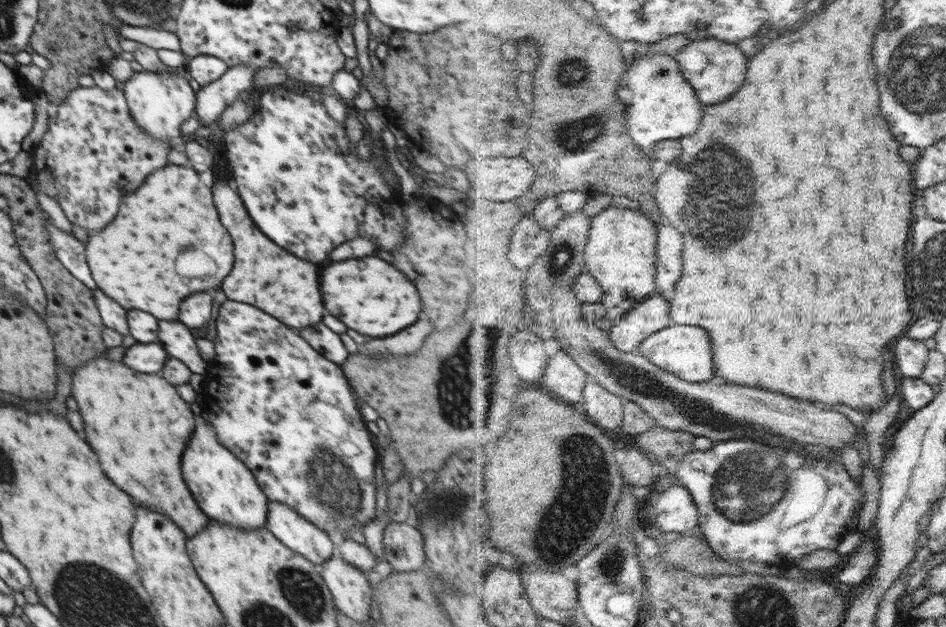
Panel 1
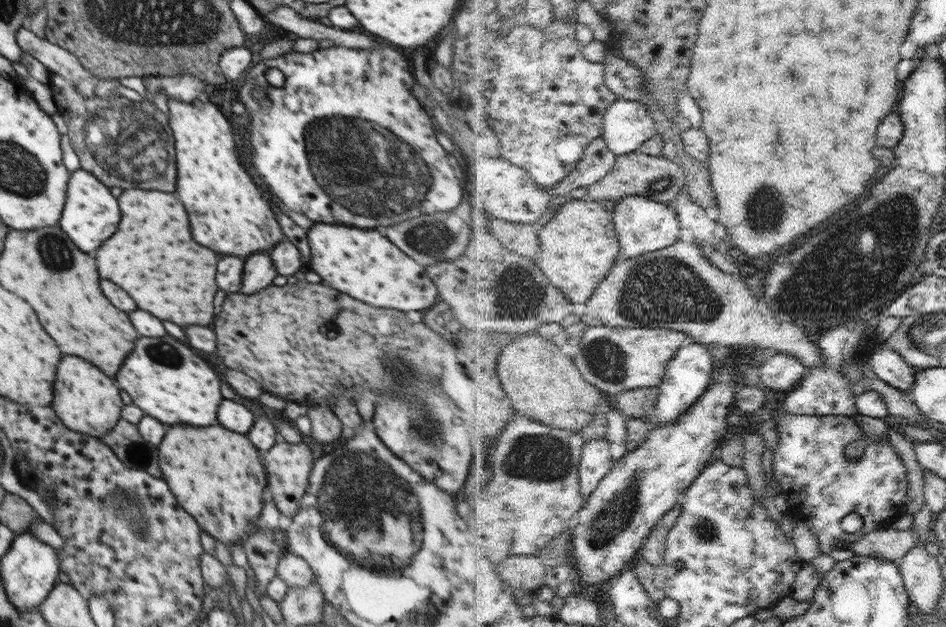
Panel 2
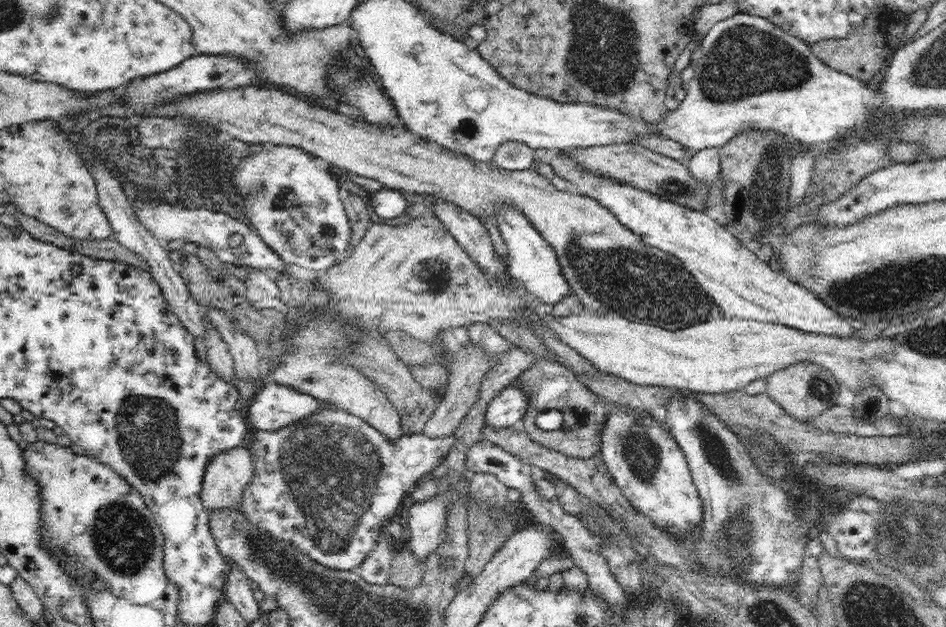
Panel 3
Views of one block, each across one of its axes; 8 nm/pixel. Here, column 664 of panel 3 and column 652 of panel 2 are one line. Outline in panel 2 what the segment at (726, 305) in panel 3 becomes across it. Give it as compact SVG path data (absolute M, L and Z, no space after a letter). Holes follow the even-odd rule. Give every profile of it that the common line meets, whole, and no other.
M631 194L616 204L615 222L623 247L622 256L625 258L670 248L679 241L683 230L674 204L664 204L639 194Z

